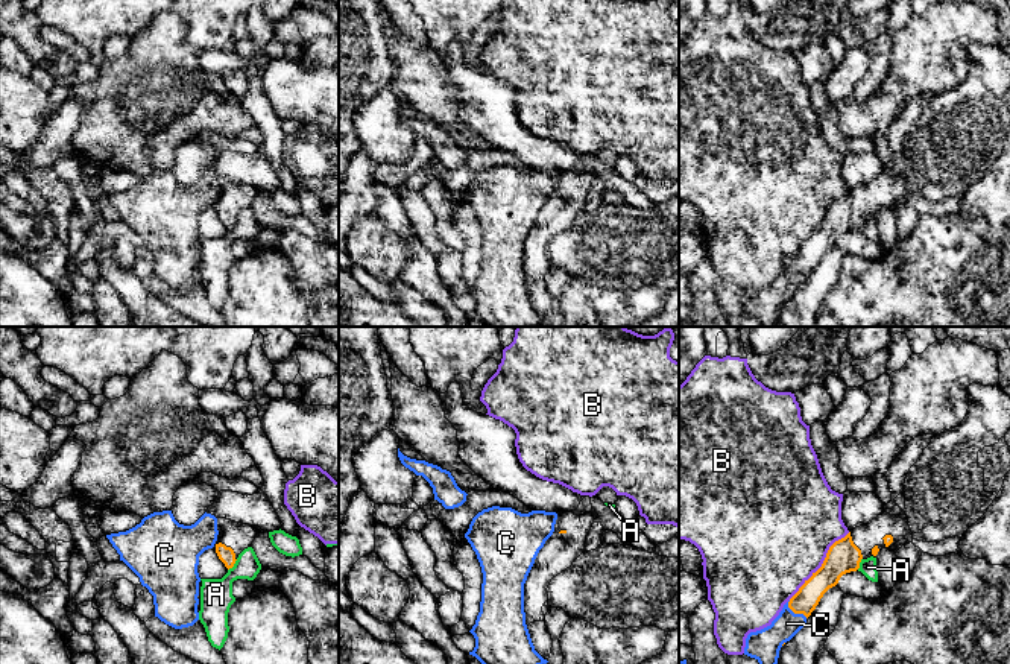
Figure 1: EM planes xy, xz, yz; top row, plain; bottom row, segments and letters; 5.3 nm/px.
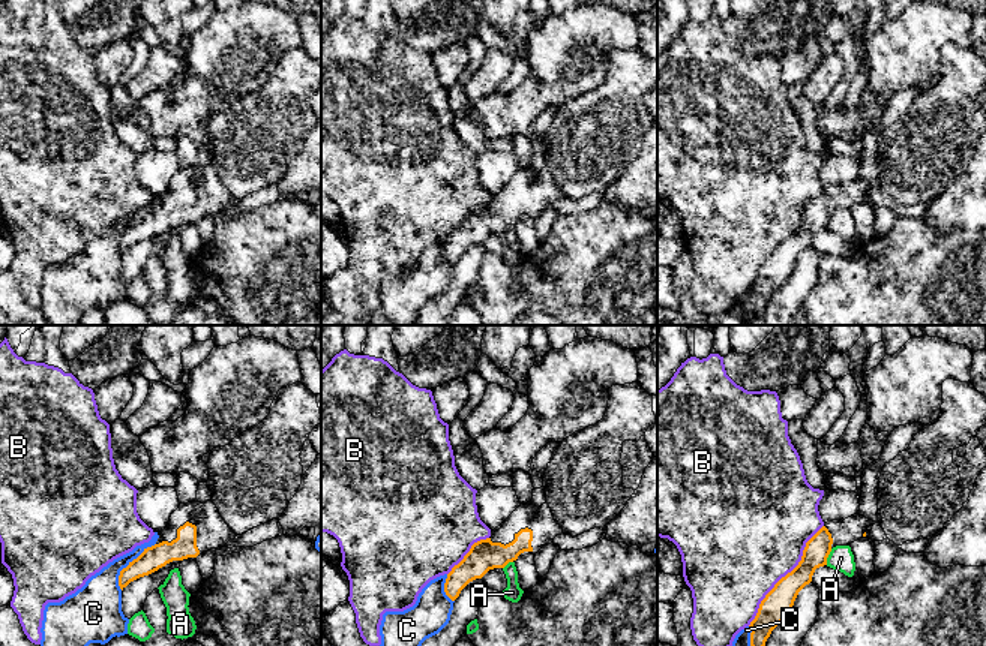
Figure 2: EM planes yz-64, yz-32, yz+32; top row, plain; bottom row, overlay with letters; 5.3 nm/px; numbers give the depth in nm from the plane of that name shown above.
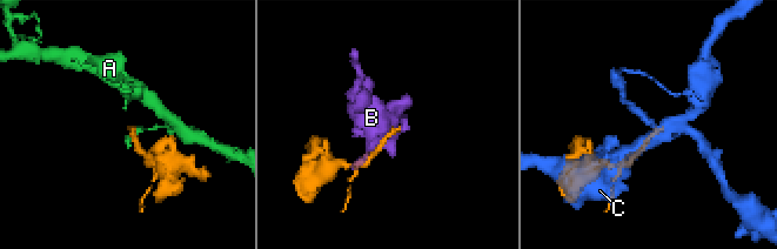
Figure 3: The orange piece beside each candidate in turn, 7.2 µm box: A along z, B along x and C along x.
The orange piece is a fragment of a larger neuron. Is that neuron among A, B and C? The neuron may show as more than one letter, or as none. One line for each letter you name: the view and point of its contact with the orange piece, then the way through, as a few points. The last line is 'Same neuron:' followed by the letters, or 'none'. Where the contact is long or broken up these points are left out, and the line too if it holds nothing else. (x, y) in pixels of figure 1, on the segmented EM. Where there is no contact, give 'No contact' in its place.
Same neuron: none

